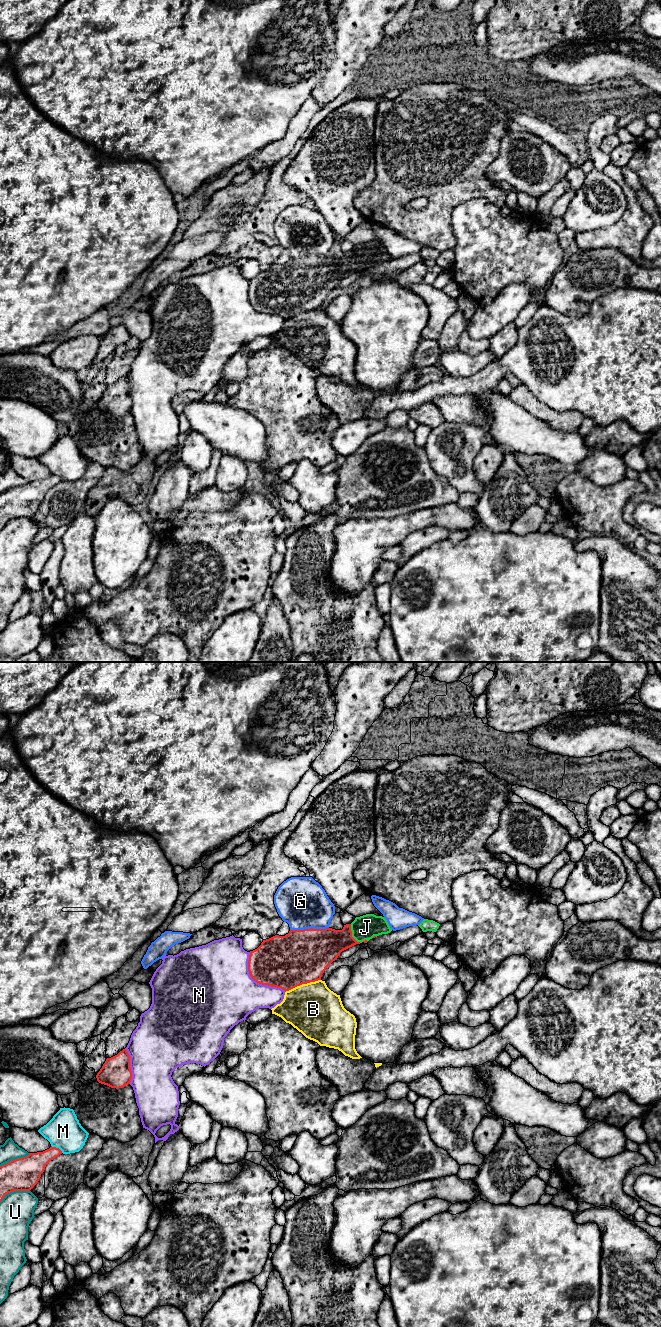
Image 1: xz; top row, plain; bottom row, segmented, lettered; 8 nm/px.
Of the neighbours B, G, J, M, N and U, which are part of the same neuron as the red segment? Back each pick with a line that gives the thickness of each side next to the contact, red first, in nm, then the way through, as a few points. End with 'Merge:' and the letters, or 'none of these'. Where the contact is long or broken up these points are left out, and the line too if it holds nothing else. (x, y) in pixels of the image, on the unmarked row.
J: 280/200 nm | across xz (323, 274), (351, 262), (365, 255)
Merge: J

